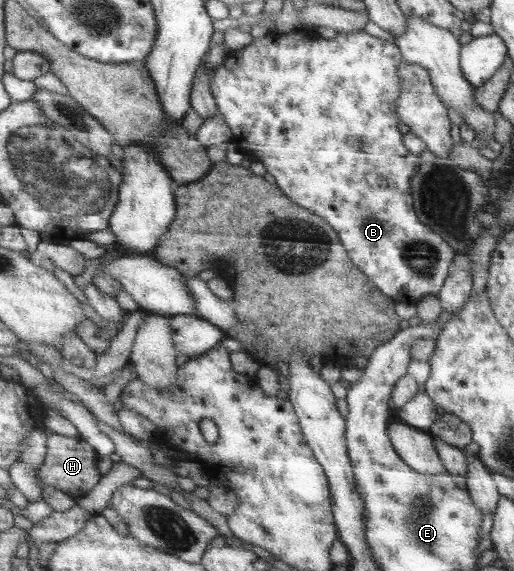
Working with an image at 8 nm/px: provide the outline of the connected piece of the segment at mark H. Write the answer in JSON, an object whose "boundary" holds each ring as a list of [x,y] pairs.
{"boundary":[[[50,433],[48,438],[48,453],[45,465],[40,468],[40,479],[46,484],[65,491],[72,497],[79,498],[88,495],[102,479],[98,467],[99,453],[94,450],[91,443],[81,437],[66,437],[58,433]]]}

